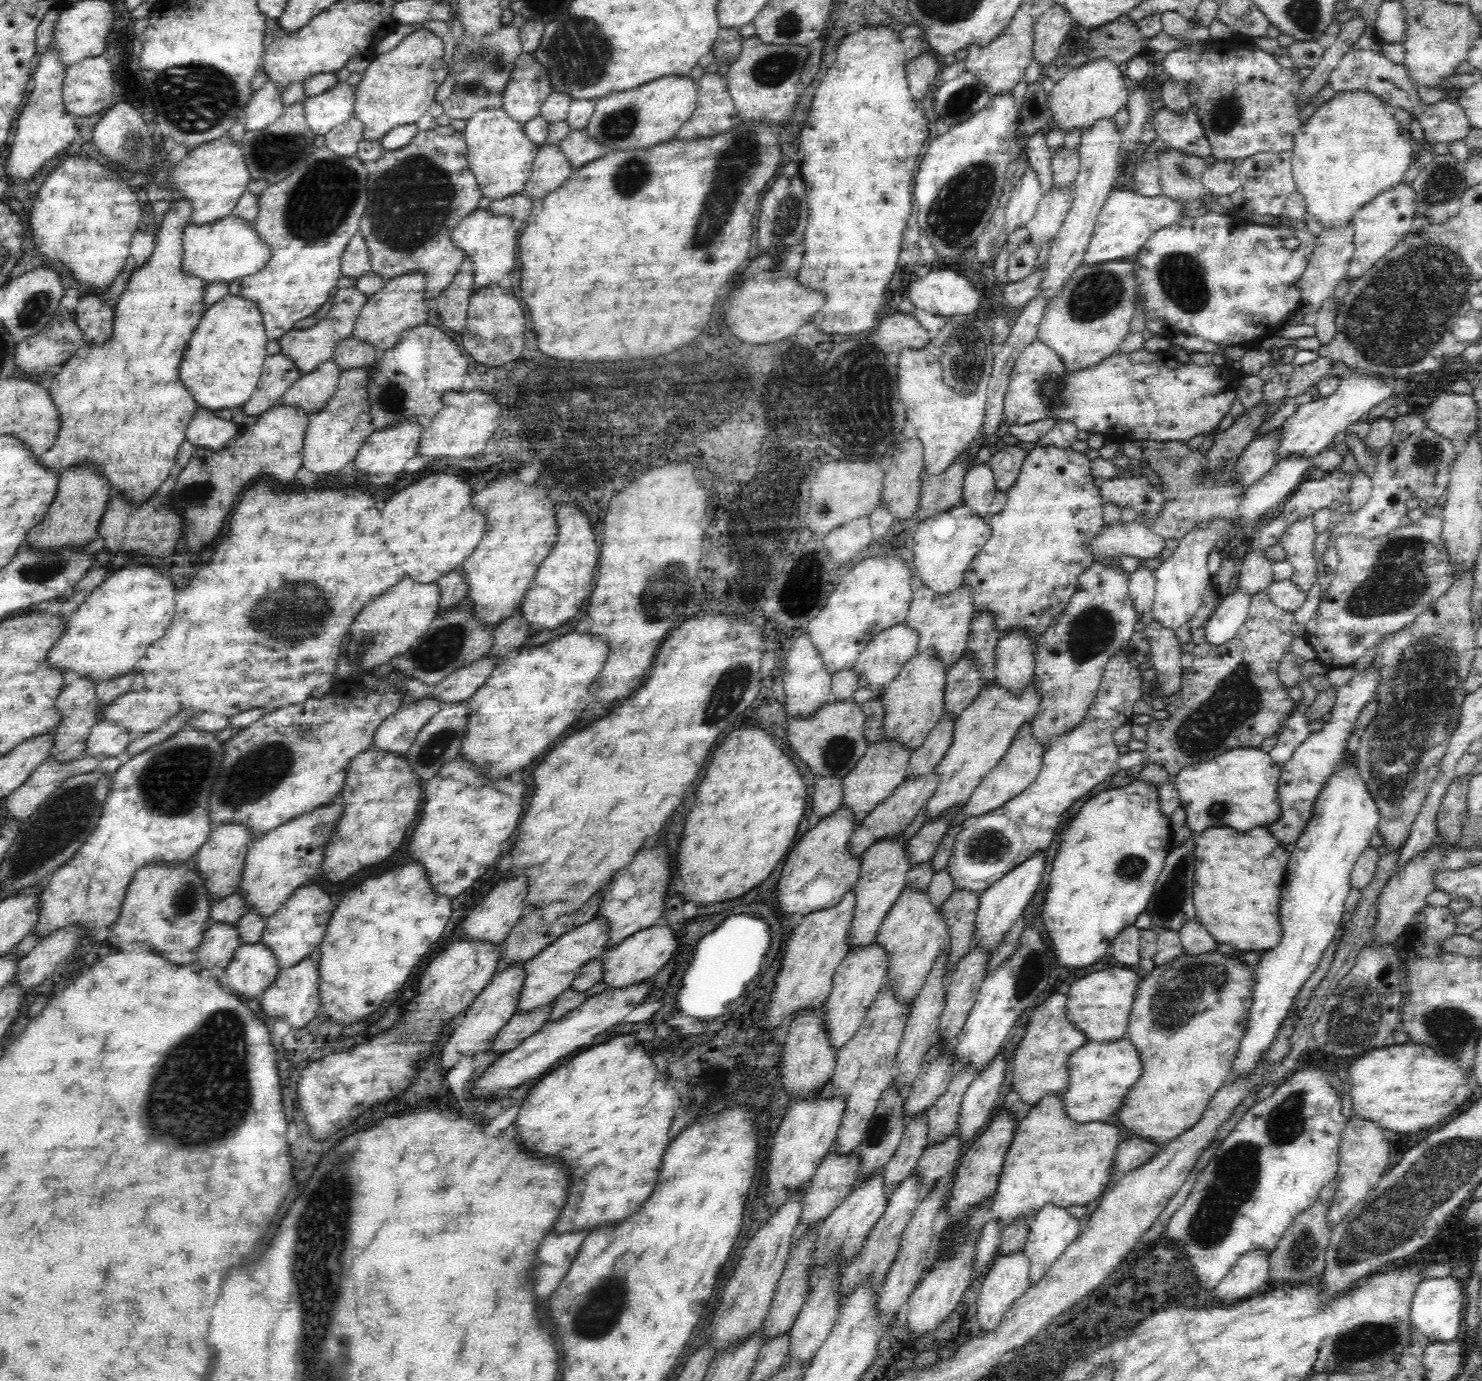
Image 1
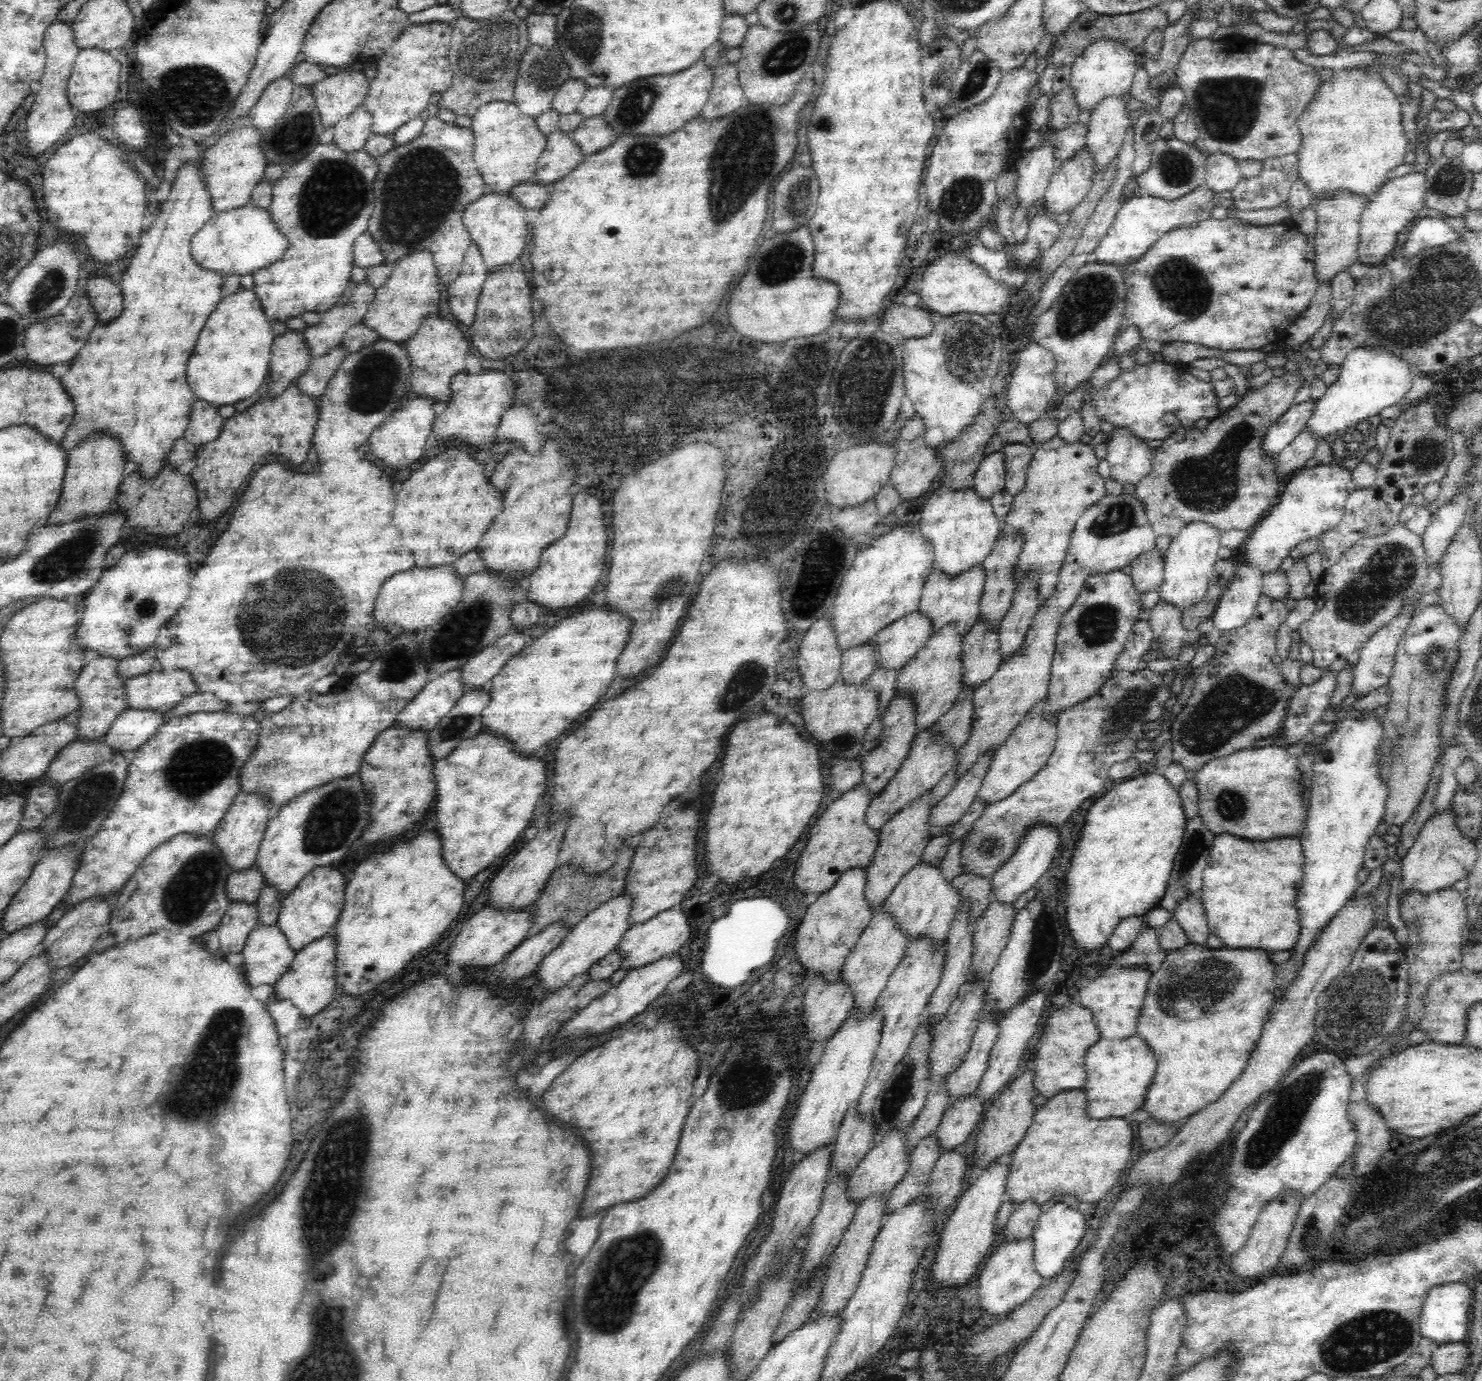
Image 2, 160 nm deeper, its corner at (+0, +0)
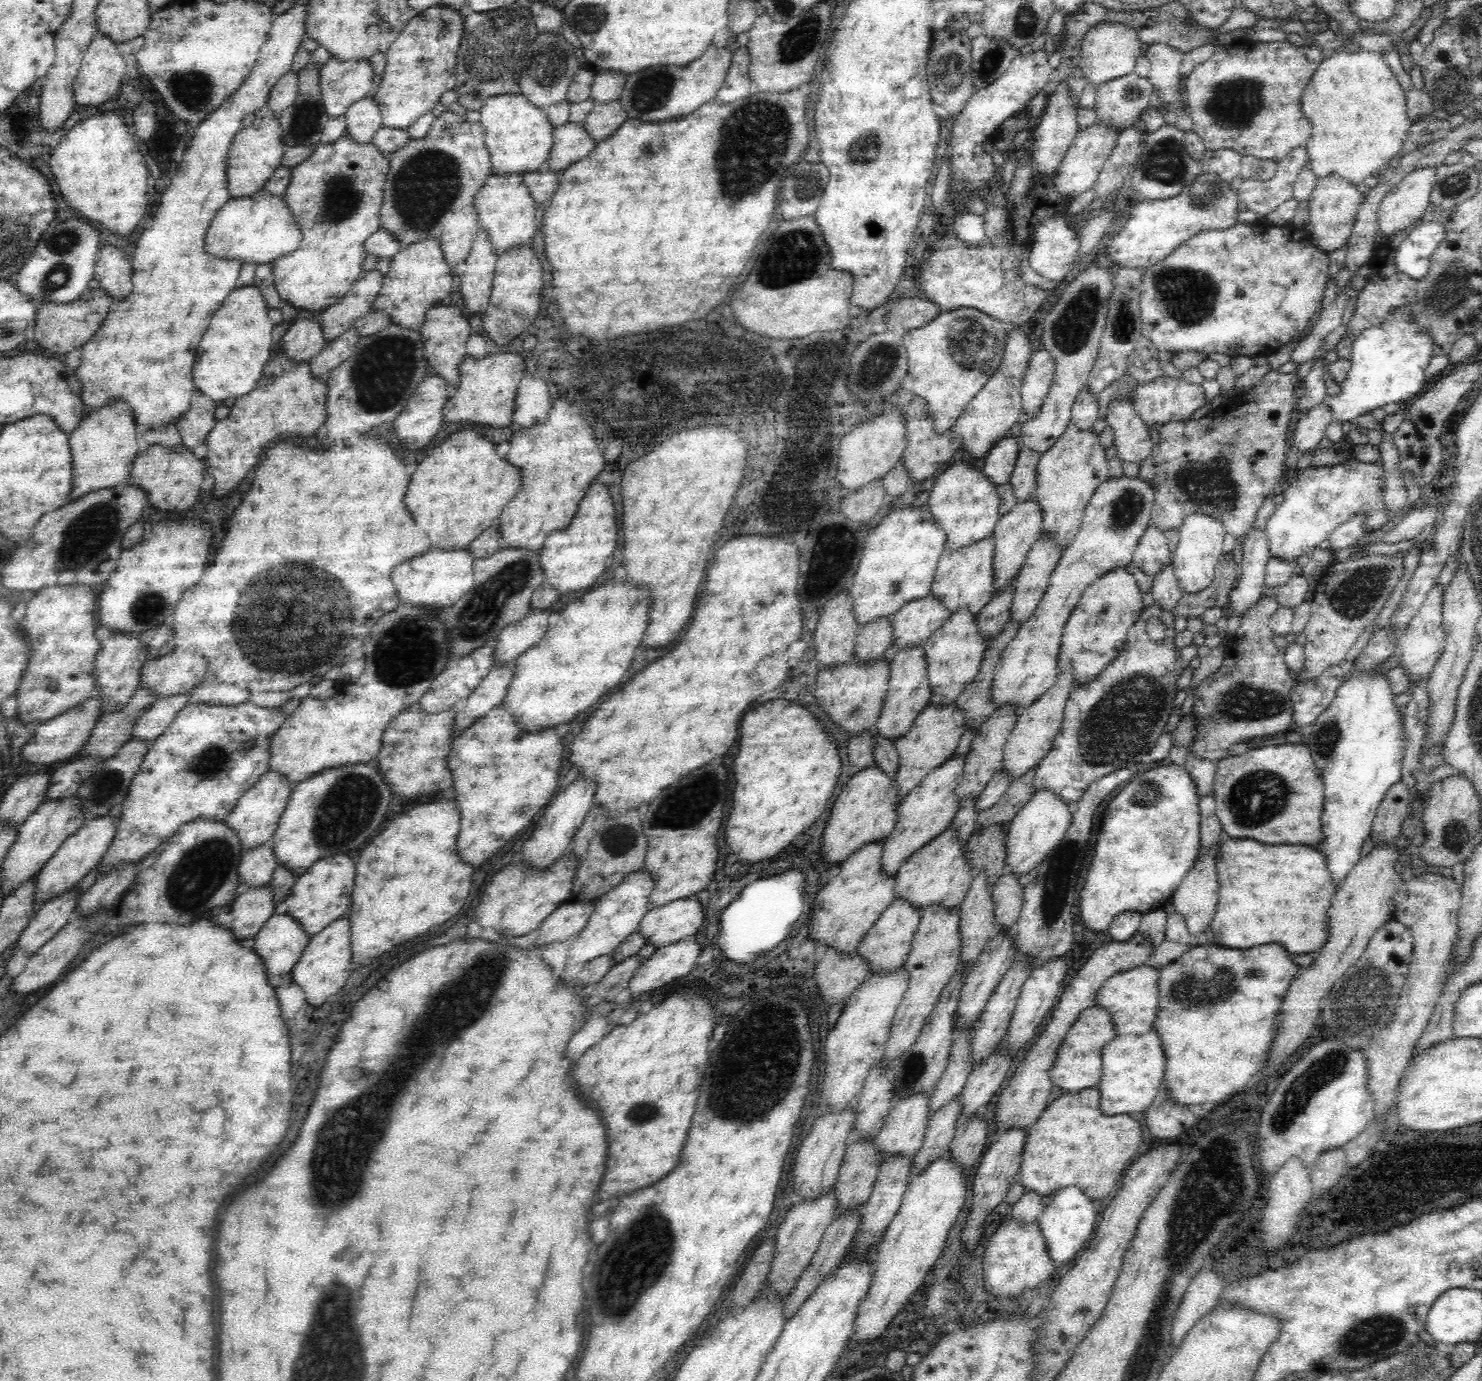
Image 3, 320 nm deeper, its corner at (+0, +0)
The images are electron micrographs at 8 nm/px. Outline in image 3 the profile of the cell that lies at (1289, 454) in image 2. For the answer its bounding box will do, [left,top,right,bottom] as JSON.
[1292,400,1332,455]

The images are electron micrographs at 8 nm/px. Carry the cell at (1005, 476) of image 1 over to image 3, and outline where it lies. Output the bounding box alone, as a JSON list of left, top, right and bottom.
[1010,446,1041,503]

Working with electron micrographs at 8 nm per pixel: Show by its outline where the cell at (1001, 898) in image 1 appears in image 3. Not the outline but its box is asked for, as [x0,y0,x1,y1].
[1006,792,1072,876]

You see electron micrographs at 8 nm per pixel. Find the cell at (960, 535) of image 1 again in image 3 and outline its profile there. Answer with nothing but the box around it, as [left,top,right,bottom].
[928,461,1000,551]

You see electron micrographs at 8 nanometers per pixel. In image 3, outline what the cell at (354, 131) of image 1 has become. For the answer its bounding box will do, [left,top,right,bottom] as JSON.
[344,95,382,144]

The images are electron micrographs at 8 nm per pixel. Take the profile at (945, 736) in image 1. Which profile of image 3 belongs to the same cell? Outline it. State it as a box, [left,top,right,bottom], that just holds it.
[954,618,1020,730]

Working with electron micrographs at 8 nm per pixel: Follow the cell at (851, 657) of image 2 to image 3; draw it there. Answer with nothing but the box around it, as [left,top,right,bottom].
[855,616,893,660]

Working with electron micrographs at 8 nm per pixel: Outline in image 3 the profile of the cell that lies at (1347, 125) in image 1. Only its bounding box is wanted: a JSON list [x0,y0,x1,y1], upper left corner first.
[1301,50,1411,187]

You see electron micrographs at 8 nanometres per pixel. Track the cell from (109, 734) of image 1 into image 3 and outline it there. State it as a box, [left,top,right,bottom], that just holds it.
[133,692,190,742]

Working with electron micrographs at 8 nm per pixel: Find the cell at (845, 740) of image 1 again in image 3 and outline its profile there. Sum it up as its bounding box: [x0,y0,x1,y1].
[815,656,890,736]

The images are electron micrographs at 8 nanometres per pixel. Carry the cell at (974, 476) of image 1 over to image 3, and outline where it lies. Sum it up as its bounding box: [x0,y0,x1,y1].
[983,436,1021,486]

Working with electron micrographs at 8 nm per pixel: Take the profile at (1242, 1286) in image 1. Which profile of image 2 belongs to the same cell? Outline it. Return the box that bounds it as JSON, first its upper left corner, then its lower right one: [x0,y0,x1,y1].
[1231,1194,1304,1278]

